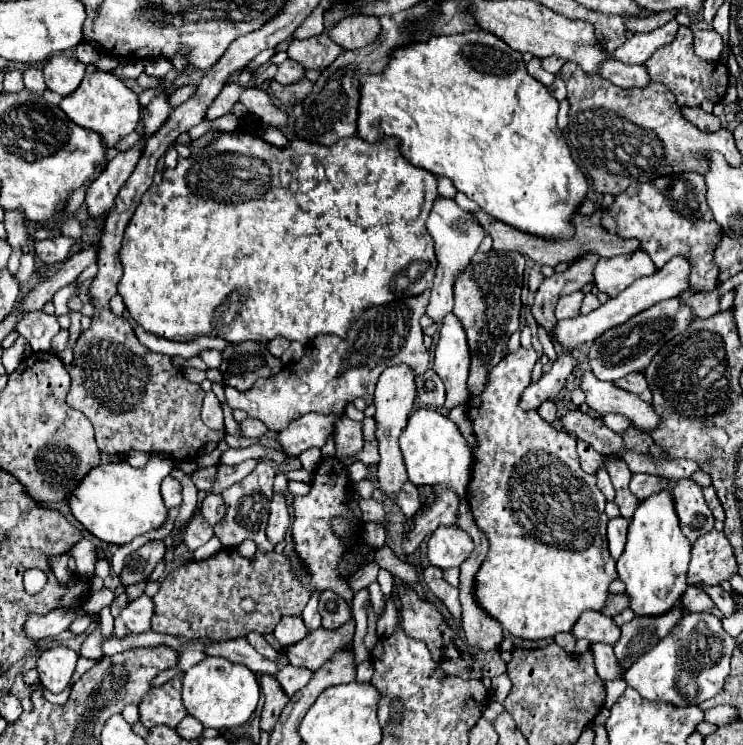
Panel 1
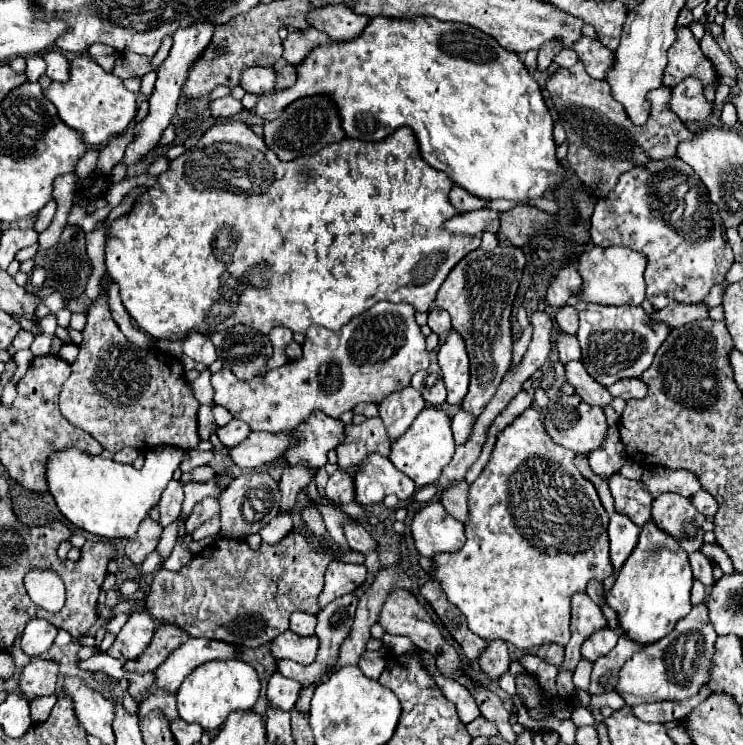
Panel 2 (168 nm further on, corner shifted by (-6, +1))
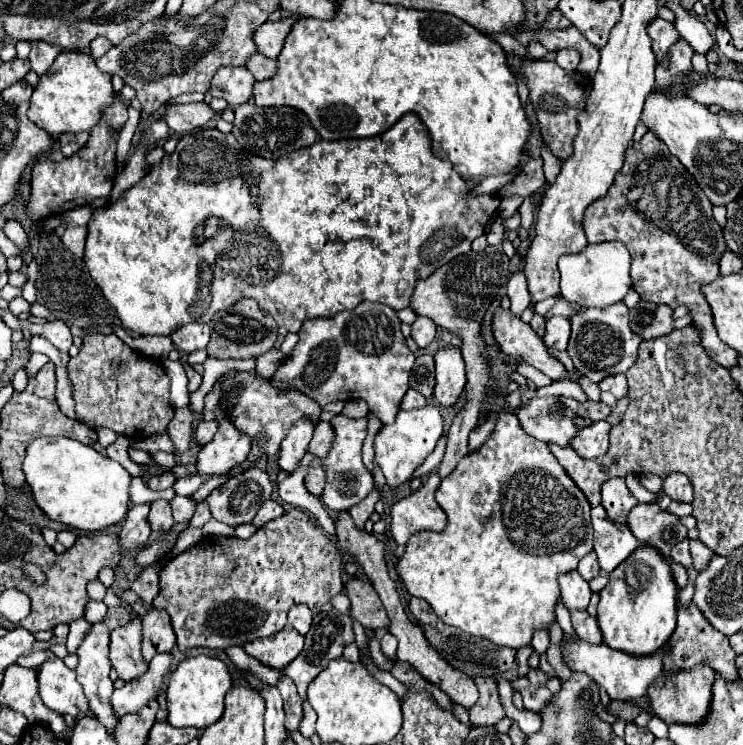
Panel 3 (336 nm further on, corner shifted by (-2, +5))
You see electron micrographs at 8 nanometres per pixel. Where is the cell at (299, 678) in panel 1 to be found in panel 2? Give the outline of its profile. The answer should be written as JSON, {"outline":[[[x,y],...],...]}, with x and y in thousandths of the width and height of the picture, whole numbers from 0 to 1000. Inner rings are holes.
{"outline":[[[374,901],[363,909],[361,914],[361,925],[358,925],[358,941],[366,952],[374,954],[390,954],[401,938],[404,930],[404,917],[396,911],[388,911],[382,906],[377,906]]]}

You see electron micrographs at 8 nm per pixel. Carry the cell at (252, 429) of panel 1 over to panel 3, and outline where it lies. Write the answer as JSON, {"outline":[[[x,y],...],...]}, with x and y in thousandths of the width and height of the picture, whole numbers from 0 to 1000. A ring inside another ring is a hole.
{"outline":[[[269,565],[264,570],[264,592],[277,597],[283,589],[288,589],[288,584],[293,581],[293,565]]]}

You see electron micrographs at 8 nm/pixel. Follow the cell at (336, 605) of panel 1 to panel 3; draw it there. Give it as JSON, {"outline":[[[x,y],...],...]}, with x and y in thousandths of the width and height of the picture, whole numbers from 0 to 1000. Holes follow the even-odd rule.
{"outline":[[[452,817],[447,820],[433,820],[428,826],[423,826],[423,834],[420,834],[420,844],[415,847],[412,852],[412,866],[406,871],[406,877],[396,885],[392,890],[388,890],[388,895],[380,898],[382,906],[388,906],[398,922],[401,922],[401,933],[406,938],[412,938],[412,922],[428,909],[431,901],[439,898],[439,893],[452,885],[452,882],[460,882],[460,874],[466,866],[471,866],[476,860],[476,847],[474,847],[474,834],[468,826],[460,826],[455,823]]]}

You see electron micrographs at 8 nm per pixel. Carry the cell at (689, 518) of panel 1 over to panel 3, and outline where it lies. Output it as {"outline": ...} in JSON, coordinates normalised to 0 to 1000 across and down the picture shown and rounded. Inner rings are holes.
{"outline":[[[886,675],[856,678],[845,691],[845,707],[864,732],[878,729],[894,745],[902,745],[907,729],[926,721],[926,710],[915,702],[915,694],[888,683]]]}

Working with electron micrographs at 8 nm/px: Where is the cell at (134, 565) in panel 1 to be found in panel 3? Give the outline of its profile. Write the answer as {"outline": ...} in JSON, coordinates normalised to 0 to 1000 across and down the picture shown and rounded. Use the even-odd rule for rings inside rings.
{"outline":[[[197,675],[178,678],[178,683],[172,686],[164,713],[162,713],[162,732],[170,740],[188,740],[191,734],[197,734],[199,721],[205,715],[199,705],[199,686],[202,686],[202,678]]]}

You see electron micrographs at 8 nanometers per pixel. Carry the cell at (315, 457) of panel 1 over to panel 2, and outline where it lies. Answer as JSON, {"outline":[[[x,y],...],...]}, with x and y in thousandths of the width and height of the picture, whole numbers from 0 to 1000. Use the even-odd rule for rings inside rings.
{"outline":[[[425,552],[425,557],[396,573],[393,584],[398,597],[388,600],[385,619],[390,624],[412,619],[417,627],[432,628],[440,621],[441,605],[463,592],[463,568],[436,557],[436,552]]]}

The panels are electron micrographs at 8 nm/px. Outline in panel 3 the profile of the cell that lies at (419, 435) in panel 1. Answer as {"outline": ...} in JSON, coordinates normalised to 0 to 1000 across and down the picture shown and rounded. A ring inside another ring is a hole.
{"outline":[[[581,541],[565,546],[565,549],[555,549],[555,552],[536,552],[533,557],[533,568],[528,570],[517,570],[511,576],[511,581],[503,589],[503,605],[506,605],[506,619],[514,627],[517,638],[520,638],[520,648],[525,654],[536,654],[538,646],[549,646],[555,643],[555,632],[571,621],[571,616],[584,605],[590,589],[595,587],[595,557],[592,549]]]}

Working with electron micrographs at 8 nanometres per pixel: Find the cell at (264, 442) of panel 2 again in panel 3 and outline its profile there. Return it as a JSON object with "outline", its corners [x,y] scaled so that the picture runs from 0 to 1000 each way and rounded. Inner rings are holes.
{"outline":[[[296,562],[296,579],[291,589],[277,595],[266,608],[266,635],[272,638],[296,638],[328,621],[339,605],[339,589],[331,581],[318,579],[318,573]]]}

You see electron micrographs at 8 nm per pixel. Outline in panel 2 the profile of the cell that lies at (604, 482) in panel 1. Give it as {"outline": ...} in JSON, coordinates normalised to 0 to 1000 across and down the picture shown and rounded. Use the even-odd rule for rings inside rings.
{"outline":[[[829,570],[818,573],[818,584],[813,595],[791,611],[794,630],[808,640],[821,640],[837,630],[840,619],[843,619],[843,608],[840,608],[840,595],[834,592],[832,584],[832,573]]]}

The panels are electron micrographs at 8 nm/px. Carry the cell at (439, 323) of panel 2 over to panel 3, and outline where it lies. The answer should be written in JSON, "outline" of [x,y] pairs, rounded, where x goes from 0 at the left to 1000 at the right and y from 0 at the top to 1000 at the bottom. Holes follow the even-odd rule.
{"outline":[[[563,426],[555,436],[555,455],[563,460],[563,466],[573,466],[587,452],[587,434],[579,426]]]}

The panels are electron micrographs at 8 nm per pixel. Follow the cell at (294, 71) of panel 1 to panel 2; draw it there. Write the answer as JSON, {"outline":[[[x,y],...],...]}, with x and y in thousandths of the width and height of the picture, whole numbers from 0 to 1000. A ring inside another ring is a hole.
{"outline":[[[339,90],[334,95],[328,95],[328,101],[323,103],[323,117],[331,125],[342,125],[342,128],[355,128],[369,122],[369,93],[361,90]]]}

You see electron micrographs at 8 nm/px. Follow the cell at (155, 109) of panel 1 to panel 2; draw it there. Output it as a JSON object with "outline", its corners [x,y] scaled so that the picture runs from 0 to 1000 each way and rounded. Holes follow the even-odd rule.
{"outline":[[[258,31],[258,36],[242,36],[242,42],[237,42],[234,47],[234,60],[229,66],[229,74],[223,77],[223,82],[215,87],[215,95],[213,95],[213,106],[210,106],[210,117],[207,117],[207,125],[205,130],[199,133],[202,138],[202,152],[199,157],[183,168],[183,187],[172,195],[170,200],[170,208],[167,208],[167,219],[170,221],[180,221],[186,219],[199,203],[205,203],[218,181],[218,176],[229,168],[229,160],[234,157],[237,152],[237,138],[242,133],[242,119],[245,119],[245,111],[248,106],[253,103],[258,87],[264,85],[264,79],[269,77],[269,71],[280,63],[283,52],[285,52],[285,44],[288,44],[288,36],[285,31]]]}

